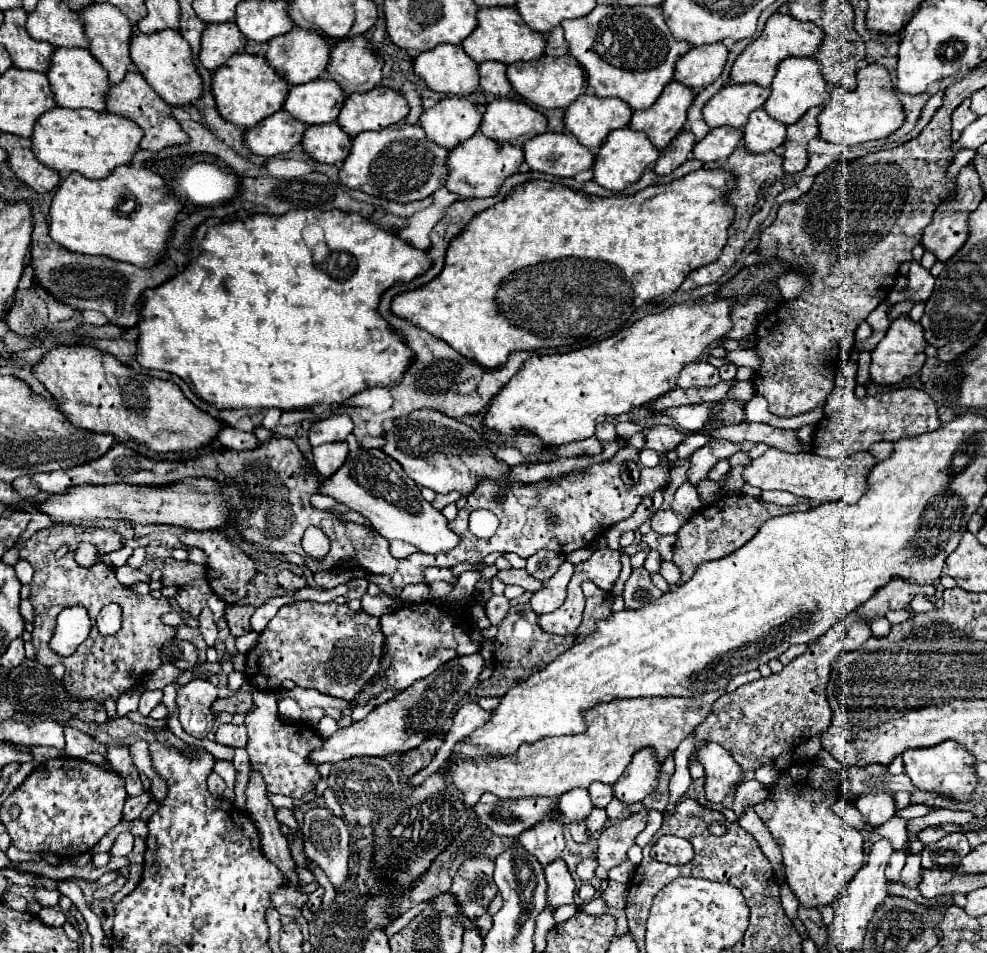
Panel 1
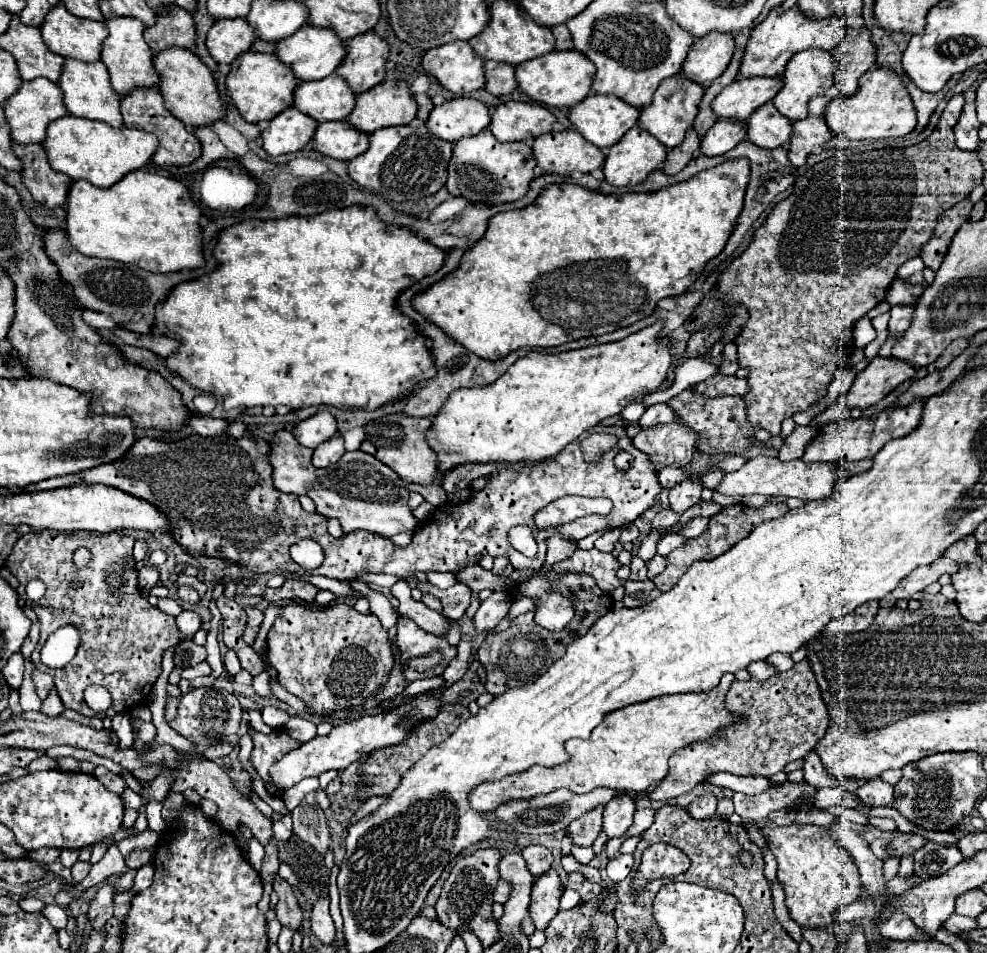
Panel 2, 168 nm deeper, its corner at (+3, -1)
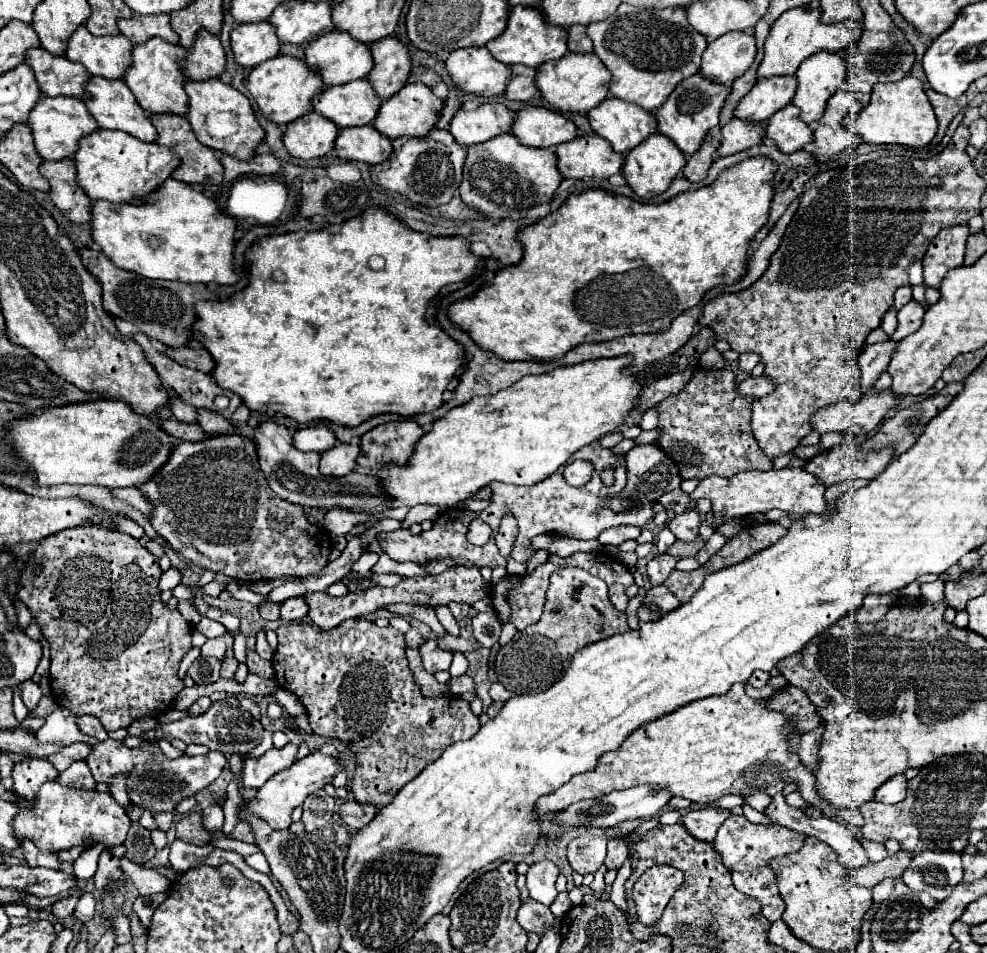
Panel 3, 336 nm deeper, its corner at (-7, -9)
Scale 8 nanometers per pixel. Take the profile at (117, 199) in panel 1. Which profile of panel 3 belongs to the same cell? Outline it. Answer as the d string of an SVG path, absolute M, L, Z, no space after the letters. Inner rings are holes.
M168 178L142 206L112 206L112 202L98 200L92 208L92 238L102 252L120 268L142 274L144 278L178 280L186 284L236 284L240 278L234 272L234 246L236 246L236 220L220 210L220 206L194 190L190 184L182 184Z

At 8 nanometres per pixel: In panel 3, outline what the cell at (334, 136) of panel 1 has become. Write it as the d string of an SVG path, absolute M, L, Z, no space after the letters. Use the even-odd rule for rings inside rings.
M366 124L340 130L340 138L336 138L334 150L342 160L366 162L376 166L392 156L392 142L374 126Z

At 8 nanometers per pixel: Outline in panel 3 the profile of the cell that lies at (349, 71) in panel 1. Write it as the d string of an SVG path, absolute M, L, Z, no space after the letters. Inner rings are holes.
M388 36L384 40L374 42L370 46L370 50L372 50L372 58L374 58L374 68L368 74L368 80L374 86L376 94L382 100L388 100L398 90L404 88L404 84L412 72L408 48L398 38Z

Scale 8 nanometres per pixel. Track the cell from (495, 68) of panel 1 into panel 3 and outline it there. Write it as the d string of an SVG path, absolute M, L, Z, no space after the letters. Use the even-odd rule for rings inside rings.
M514 64L510 66L512 76L506 88L506 98L508 100L530 100L538 88L534 84L534 76L536 76L536 68L530 66L522 66L522 64Z

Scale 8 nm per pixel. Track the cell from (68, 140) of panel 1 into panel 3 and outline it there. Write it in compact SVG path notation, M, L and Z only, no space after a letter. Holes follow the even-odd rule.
M98 130L80 140L76 152L78 184L92 202L108 200L114 204L142 204L148 194L158 190L166 178L180 166L180 156L172 150L142 142L124 132Z

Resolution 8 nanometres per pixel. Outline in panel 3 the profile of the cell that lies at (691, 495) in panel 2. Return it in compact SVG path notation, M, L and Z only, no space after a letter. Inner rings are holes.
M698 510L678 514L674 520L668 522L670 532L676 536L680 542L694 542L698 538L698 528L700 528L700 516Z

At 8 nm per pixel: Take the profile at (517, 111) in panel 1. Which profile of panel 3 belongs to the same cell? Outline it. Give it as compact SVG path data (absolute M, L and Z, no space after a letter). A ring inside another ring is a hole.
M528 106L518 112L512 132L522 144L552 148L576 138L576 124L548 108Z

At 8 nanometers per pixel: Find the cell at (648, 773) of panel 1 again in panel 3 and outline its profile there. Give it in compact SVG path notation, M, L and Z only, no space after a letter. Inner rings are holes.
M620 834L612 836L608 842L608 854L606 854L604 866L608 870L618 870L626 858L628 858L628 844L622 840Z

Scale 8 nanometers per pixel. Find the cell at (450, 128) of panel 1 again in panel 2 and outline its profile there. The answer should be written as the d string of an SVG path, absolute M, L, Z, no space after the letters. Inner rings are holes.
M452 98L434 106L426 122L428 130L446 140L456 142L464 136L476 136L490 124L490 110L474 98Z

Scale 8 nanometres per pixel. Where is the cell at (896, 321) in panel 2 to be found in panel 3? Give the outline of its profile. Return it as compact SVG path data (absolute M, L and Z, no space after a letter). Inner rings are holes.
M886 340L886 342L866 346L864 352L860 354L858 364L860 364L860 392L862 392L862 396L866 396L870 388L874 388L876 380L886 370L886 366L892 358L892 350L896 350L896 342Z

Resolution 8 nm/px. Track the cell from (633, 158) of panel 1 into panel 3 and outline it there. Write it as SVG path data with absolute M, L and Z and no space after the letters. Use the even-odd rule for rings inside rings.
M652 134L648 140L638 144L634 150L628 152L626 162L624 162L624 176L628 180L628 186L640 196L640 198L652 198L668 190L670 182L676 178L676 174L684 168L686 156L674 146L670 138L664 134Z

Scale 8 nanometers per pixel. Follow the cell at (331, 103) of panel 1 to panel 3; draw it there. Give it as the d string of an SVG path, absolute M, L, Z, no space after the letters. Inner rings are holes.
M366 78L326 88L314 98L314 110L336 122L340 128L370 124L378 114L380 104L376 90Z

